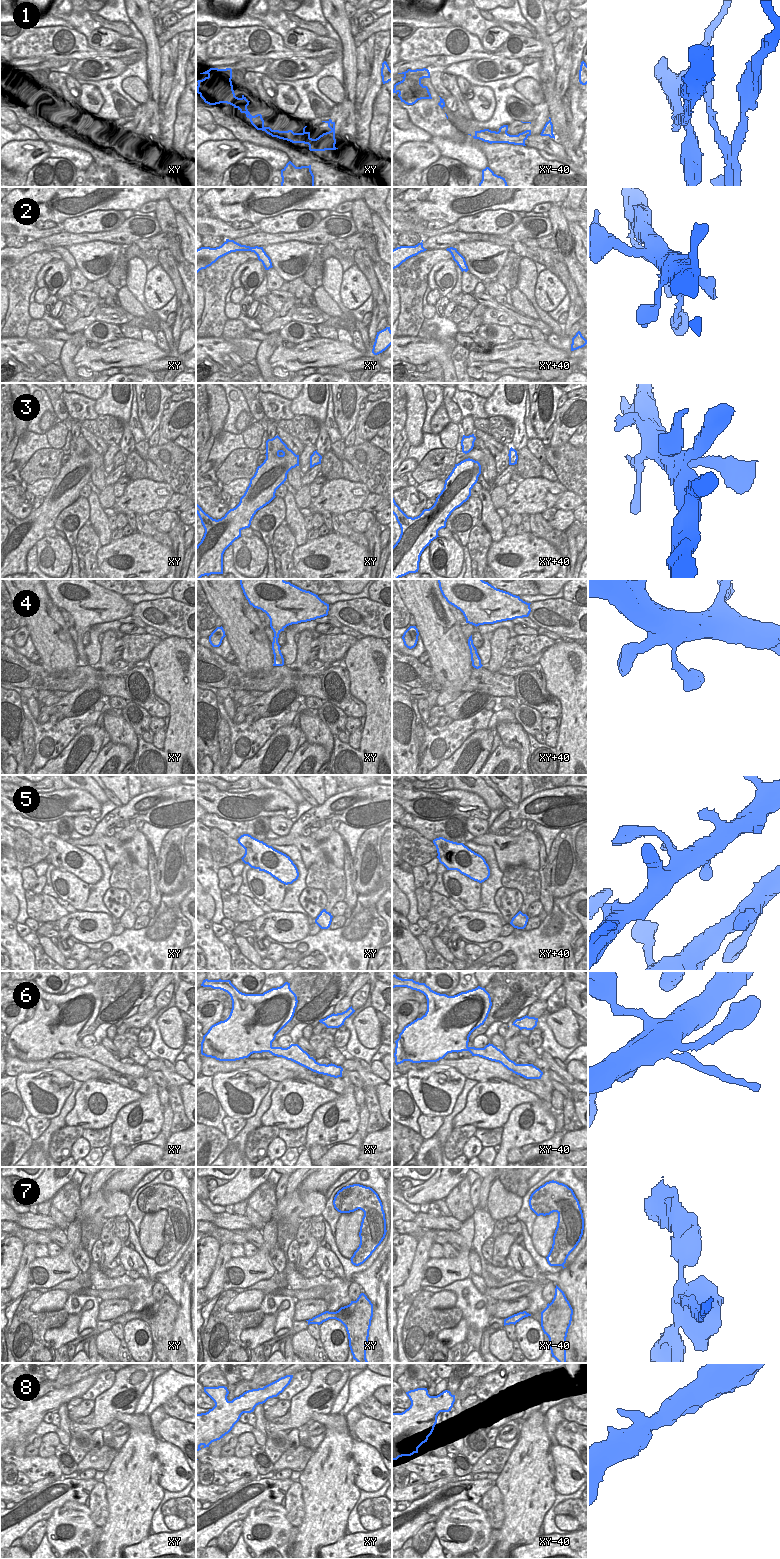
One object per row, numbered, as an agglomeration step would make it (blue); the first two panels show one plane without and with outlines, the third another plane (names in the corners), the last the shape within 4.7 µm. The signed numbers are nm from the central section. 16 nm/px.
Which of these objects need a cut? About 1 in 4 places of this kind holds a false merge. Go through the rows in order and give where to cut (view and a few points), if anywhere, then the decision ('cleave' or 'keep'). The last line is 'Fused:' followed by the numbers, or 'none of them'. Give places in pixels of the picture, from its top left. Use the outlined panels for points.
1: cut in xy along (285, 131), (282, 138); cleave
2: no cut; keep
3: no cut; keep
4: no cut; keep
5: no cut; keep
6: cut in xy-40 along (468, 1047), (465, 1050); cleave
7: cut in xy along (359, 1295), (356, 1301), (355, 1313), (370, 1325); cleave
8: no cut; keep
Fused: 1, 6, 7

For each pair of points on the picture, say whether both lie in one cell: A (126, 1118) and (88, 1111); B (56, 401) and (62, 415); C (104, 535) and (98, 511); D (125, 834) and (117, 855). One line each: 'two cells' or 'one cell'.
A: two cells
B: one cell
C: one cell
D: two cells

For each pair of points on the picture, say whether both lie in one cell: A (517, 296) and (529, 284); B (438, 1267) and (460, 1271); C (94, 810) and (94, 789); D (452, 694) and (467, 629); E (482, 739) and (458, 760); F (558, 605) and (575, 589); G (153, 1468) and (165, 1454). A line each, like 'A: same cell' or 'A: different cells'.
A: different cells
B: same cell
C: different cells
D: different cells
E: same cell
F: different cells
G: different cells

